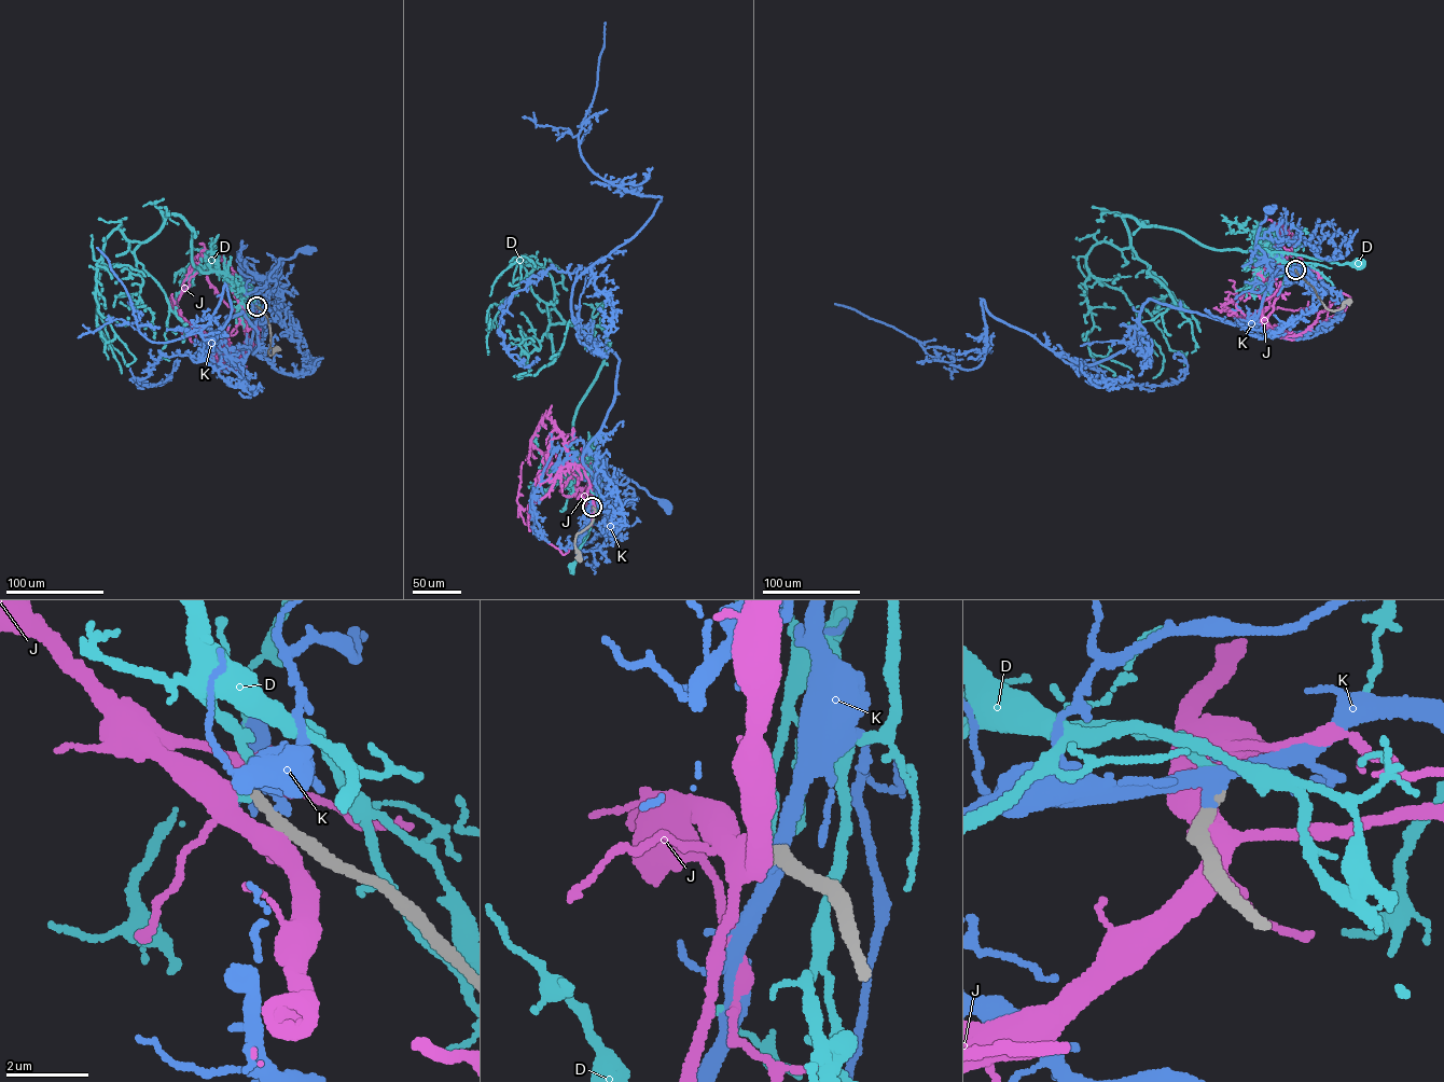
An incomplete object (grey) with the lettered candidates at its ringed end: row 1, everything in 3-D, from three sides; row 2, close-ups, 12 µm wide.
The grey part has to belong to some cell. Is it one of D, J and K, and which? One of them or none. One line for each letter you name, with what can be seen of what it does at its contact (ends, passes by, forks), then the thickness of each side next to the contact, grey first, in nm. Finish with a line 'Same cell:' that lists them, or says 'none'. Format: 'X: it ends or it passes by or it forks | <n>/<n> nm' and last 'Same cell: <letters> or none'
Same cell: none

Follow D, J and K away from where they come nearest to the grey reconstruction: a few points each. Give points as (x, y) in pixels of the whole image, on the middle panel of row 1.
D: (592, 507), (595, 497), (593, 479), (598, 489), (597, 509), (571, 566)
J: (592, 507), (592, 490), (583, 467), (571, 458), (563, 434), (544, 415), (531, 444), (573, 479)
K: (592, 507), (593, 481), (607, 476), (611, 480), (619, 473), (664, 503)

